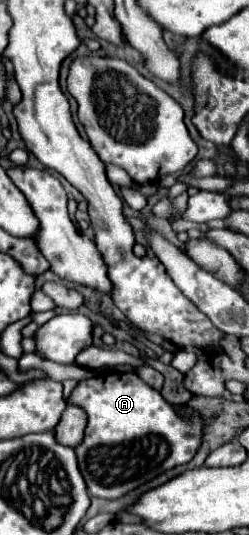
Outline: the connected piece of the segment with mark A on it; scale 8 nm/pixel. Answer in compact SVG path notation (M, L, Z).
M108 371L80 381L68 401L82 405L88 413L86 433L76 447L76 455L78 469L90 495L120 499L160 473L188 463L200 447L200 417L190 411L190 421L180 419L174 405L170 405L160 391L146 385L136 373Z

